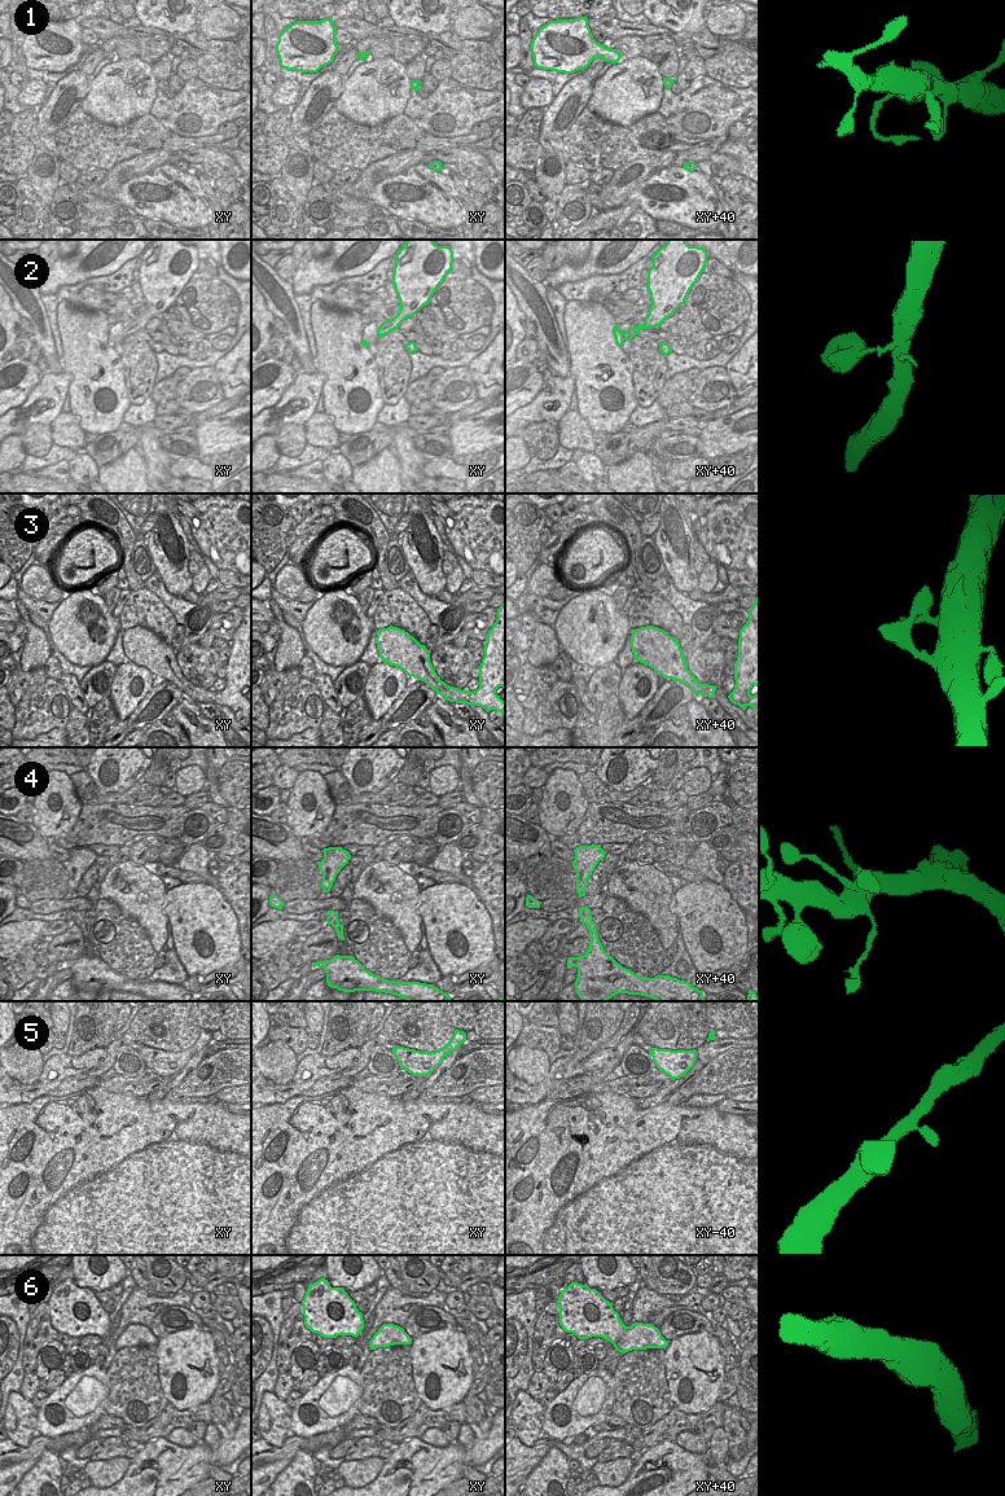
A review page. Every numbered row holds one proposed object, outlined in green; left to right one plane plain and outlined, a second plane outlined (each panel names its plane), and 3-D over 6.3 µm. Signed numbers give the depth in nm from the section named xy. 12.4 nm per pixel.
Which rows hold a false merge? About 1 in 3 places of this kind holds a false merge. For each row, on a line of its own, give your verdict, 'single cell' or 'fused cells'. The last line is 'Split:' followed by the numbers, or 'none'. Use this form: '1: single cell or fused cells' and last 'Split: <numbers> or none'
1: fused cells
2: single cell
3: single cell
4: single cell
5: single cell
6: fused cells
Split: 1, 6

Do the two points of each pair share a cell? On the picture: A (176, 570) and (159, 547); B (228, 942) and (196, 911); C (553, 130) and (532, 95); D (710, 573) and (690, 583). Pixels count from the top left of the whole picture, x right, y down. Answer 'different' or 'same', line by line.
A: same
B: same
C: different
D: different

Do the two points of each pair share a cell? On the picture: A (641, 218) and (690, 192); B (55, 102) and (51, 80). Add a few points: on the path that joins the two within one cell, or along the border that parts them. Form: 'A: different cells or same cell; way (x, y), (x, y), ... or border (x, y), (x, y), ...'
A: different cells; border (641, 210), (655, 220)
B: different cells; border (70, 73), (57, 82), (45, 100)

